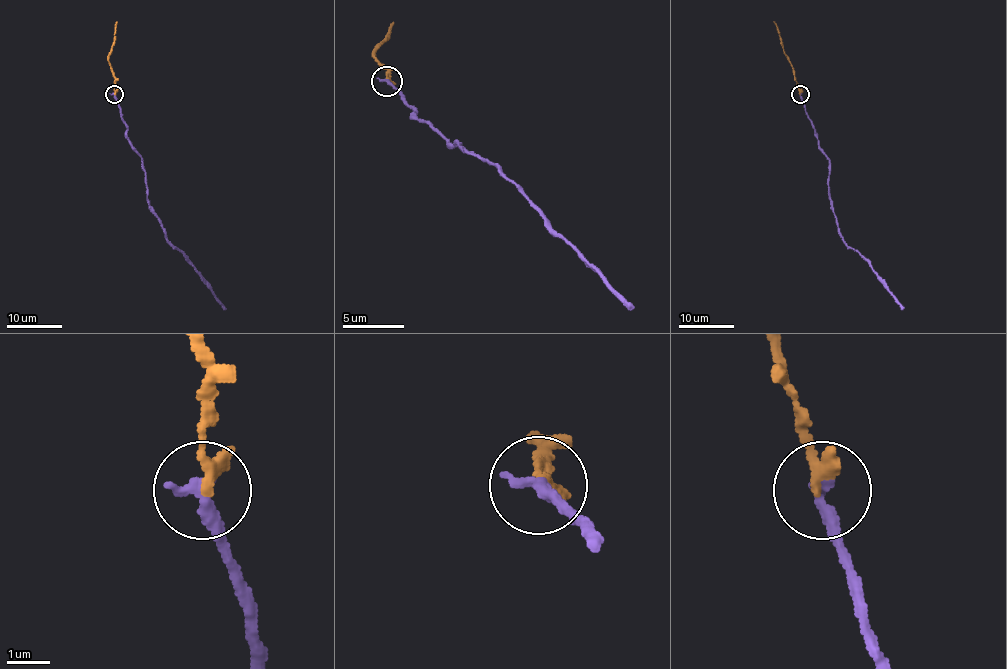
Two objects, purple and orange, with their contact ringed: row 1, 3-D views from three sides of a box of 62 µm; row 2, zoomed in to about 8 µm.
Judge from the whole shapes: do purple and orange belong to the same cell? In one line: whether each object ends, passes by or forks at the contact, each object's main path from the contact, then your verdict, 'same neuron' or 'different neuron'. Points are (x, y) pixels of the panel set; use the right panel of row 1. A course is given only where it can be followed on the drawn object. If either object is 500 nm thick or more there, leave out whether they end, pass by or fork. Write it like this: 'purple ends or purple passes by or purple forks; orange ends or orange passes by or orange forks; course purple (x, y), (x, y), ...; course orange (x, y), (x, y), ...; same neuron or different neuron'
purple ends; orange passes by; course purple (800, 94), (818, 146), (829, 161), (830, 208), (840, 237), (868, 262), (902, 309); course orange (800, 94), (774, 22); same neuron

